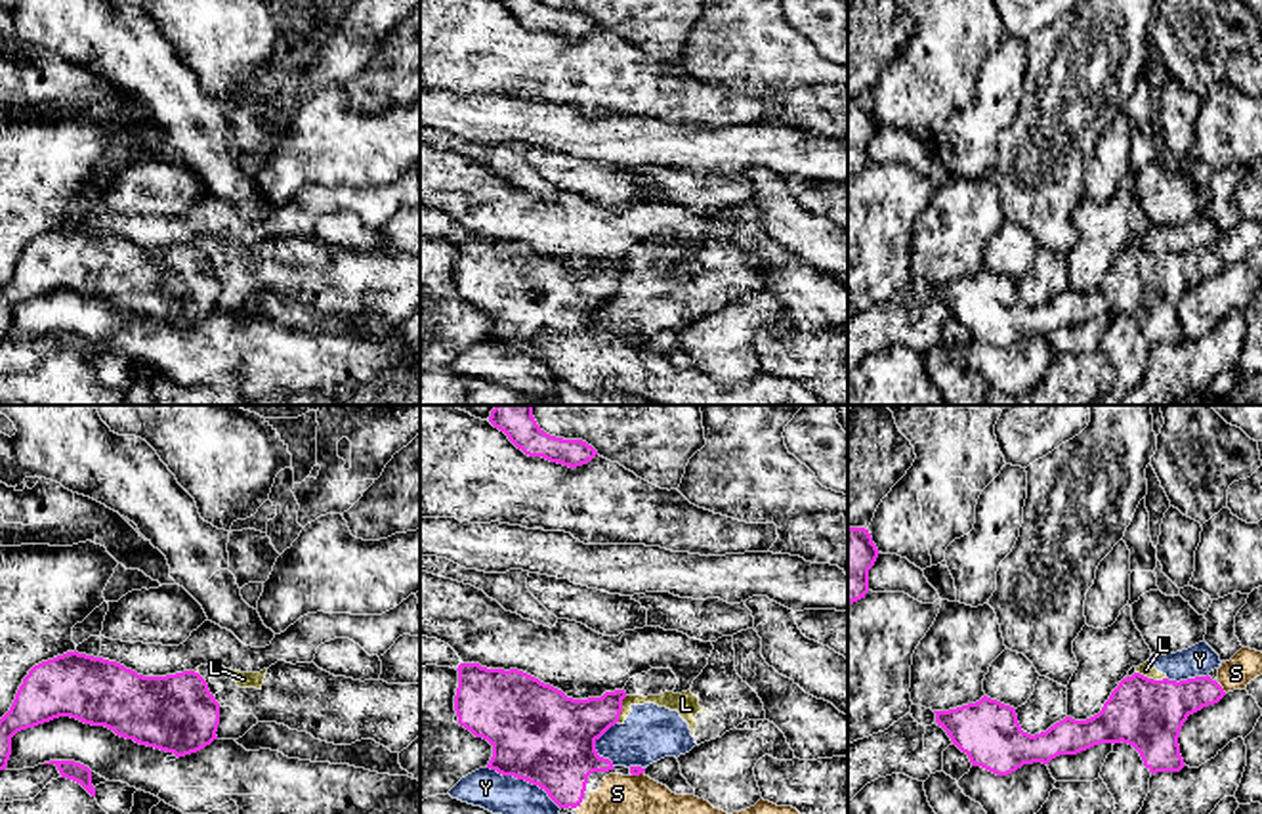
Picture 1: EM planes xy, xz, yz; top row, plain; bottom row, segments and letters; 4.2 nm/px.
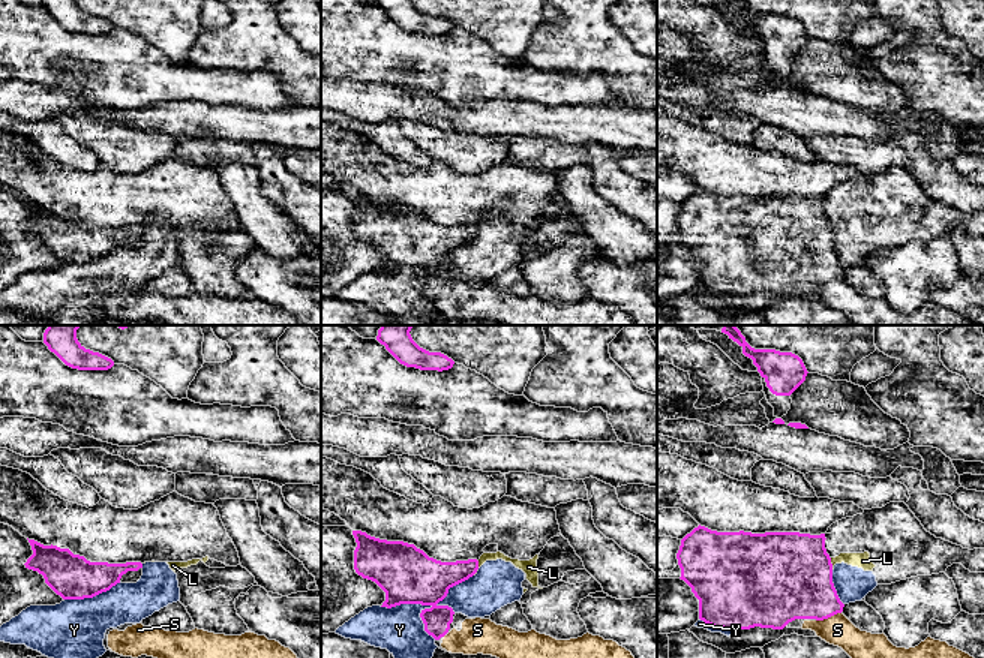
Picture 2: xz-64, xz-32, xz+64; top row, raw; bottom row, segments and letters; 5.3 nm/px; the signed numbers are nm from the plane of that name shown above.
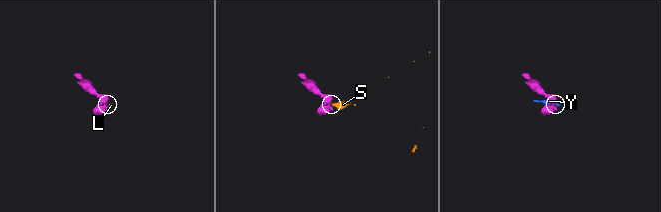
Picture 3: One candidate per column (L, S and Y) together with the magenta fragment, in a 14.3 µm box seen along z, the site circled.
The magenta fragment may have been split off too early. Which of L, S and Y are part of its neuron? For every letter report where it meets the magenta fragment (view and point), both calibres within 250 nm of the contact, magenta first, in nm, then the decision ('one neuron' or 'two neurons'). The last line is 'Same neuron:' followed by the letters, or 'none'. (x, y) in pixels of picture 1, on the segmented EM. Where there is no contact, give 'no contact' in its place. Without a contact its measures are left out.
L: meets magenta in yz at (1152, 679); 300 nm thick on the magenta side, 60 nm on the other; two neurons
S: meets magenta in yz at (1222, 688); 220 nm thick on the magenta side, 140 nm on the other; one neuron
Y: meets magenta in xz at (525, 780); 400 nm thick on the magenta side, 170 nm on the other; two neurons
Same neuron: S

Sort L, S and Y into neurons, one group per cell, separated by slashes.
L Y / S

